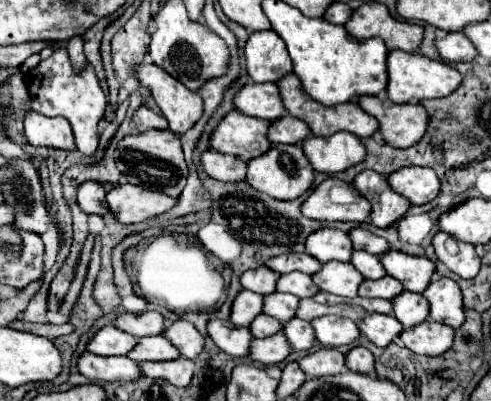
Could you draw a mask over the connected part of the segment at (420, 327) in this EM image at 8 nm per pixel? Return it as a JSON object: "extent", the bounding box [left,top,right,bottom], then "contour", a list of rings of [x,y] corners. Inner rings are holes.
{"extent":[400,320,454,356],"contour":[[[424,320],[424,322],[416,324],[414,328],[404,330],[400,334],[400,340],[414,354],[440,356],[452,346],[454,330],[450,326],[440,326],[438,322]]]}

